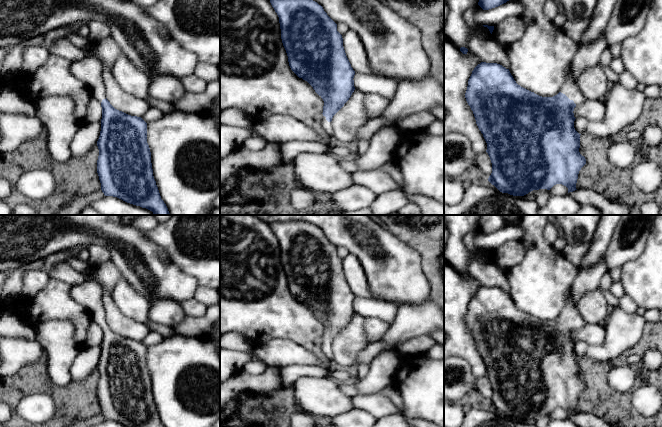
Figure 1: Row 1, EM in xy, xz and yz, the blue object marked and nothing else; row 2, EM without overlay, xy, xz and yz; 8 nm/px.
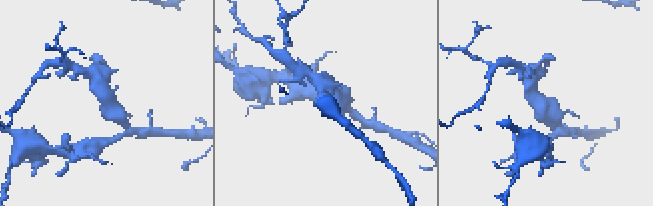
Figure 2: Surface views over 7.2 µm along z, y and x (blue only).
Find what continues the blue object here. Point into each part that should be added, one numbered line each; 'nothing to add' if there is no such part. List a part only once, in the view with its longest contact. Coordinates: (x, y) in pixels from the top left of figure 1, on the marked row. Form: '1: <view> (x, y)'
1: yz (570, 88)

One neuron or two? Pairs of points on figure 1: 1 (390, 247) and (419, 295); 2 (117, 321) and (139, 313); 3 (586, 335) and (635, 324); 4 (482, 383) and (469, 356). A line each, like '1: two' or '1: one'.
1: one
2: two
3: two
4: two

